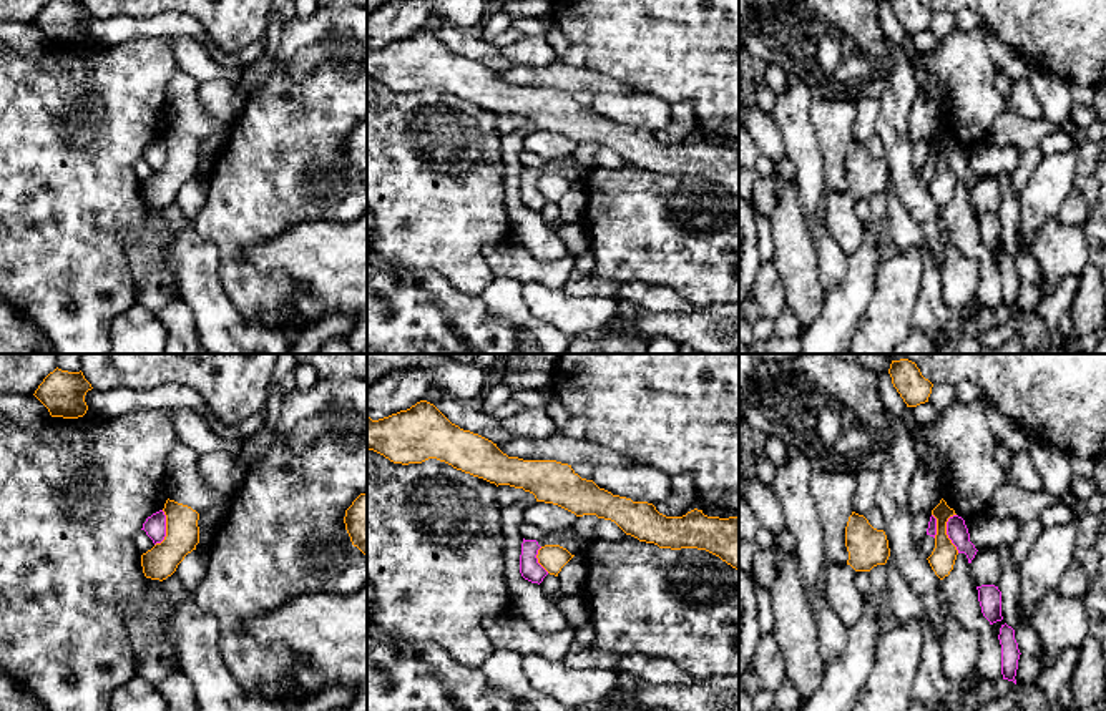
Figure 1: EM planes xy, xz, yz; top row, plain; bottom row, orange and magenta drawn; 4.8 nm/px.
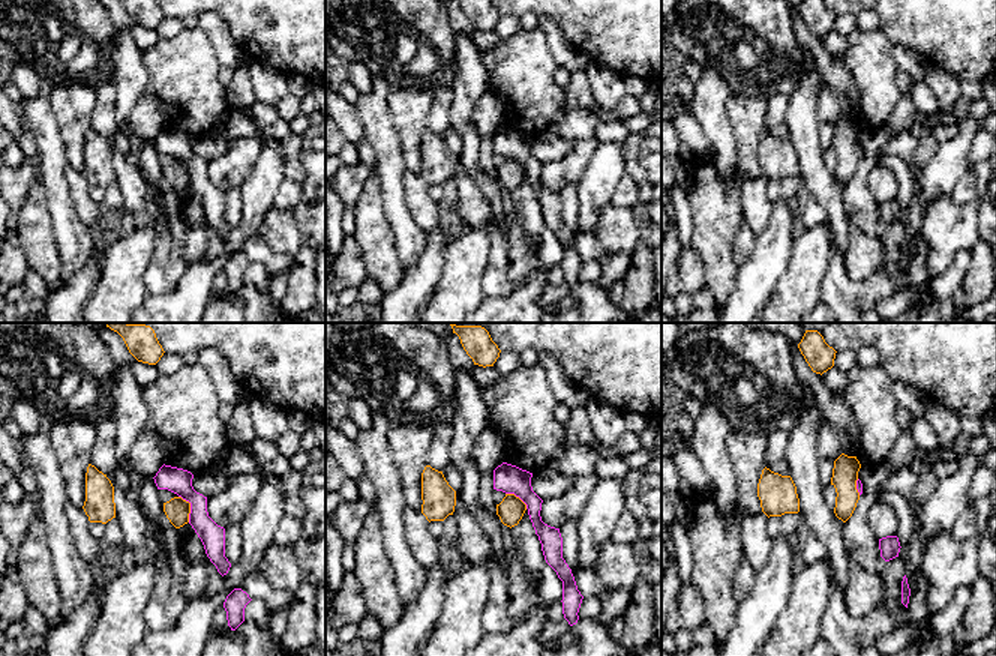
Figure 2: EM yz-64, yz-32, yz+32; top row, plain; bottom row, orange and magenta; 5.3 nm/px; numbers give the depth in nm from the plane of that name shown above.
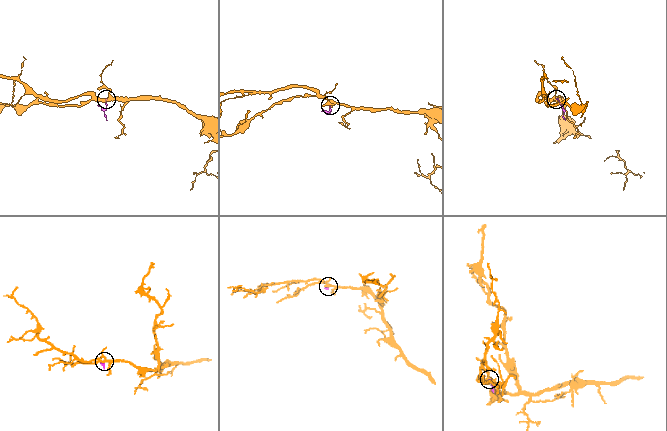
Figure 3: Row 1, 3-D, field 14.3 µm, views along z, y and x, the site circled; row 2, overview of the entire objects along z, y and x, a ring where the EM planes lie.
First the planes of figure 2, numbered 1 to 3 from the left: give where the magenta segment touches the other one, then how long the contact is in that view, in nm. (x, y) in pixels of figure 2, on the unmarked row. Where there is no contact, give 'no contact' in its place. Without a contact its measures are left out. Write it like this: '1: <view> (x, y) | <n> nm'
1: yz-64 (189, 171) | 160 nm
2: yz-32 (518, 161) | 150 nm
3: yz+32 (855, 150) | 90 nm

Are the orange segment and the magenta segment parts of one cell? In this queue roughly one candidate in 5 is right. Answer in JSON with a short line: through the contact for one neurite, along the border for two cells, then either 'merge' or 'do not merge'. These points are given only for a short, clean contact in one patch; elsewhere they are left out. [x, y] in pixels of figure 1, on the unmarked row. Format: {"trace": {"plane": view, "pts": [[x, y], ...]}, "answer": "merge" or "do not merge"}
{"trace": {"plane": "yz", "pts": [[954, 142], [947, 150], [947, 165], [959, 180]]}, "answer": "do not merge"}

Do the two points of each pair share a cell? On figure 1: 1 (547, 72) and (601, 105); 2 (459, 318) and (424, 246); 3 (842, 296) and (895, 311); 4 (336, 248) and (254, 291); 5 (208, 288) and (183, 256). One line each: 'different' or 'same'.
1: different
2: different
3: different
4: different
5: same

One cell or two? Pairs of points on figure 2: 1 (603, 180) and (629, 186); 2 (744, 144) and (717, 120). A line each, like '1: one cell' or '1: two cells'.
1: two cells
2: two cells

